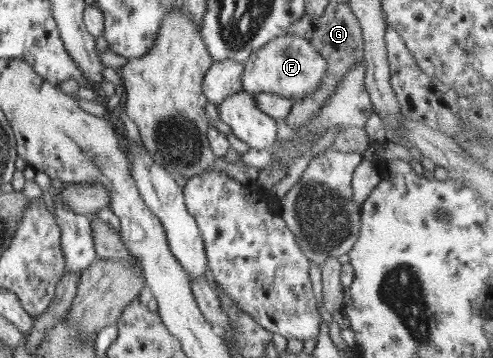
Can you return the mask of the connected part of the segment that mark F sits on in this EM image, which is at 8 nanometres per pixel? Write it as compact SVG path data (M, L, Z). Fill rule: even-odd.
M287 33L271 39L264 47L250 54L241 82L243 89L251 94L266 92L288 99L303 98L319 88L328 63L325 54L318 52L306 38Z

